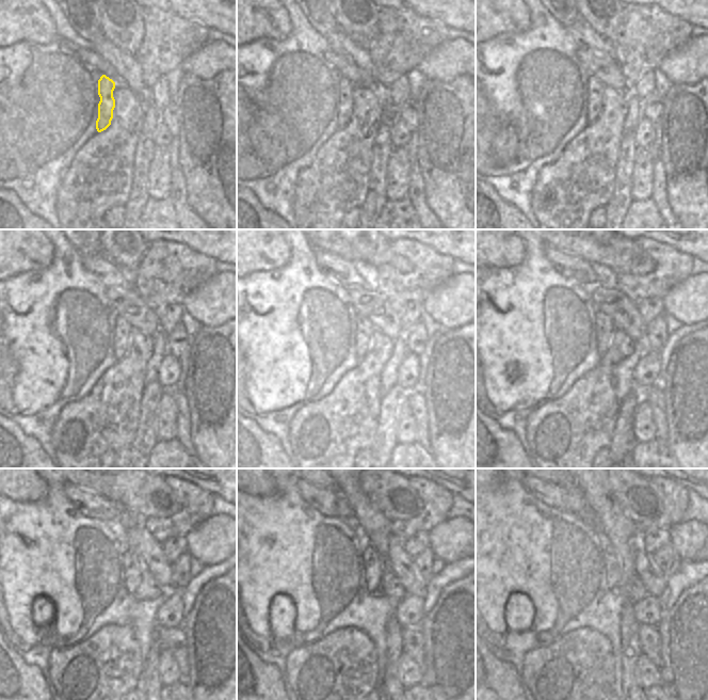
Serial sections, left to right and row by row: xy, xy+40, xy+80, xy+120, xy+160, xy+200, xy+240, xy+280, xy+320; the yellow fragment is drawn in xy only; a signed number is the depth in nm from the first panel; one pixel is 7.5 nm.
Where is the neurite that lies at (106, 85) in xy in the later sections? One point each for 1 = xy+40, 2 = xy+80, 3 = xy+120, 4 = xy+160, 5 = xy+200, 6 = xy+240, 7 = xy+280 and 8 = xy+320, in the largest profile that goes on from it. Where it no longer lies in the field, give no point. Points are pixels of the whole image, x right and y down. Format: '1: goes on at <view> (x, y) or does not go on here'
1: goes on at xy+40 (346, 100)
2: goes on at xy+80 (595, 89)
3: goes on at xy+120 (123, 331)
4: goes on at xy+160 (365, 329)
5: goes on at xy+200 (606, 328)
6: goes on at xy+240 (132, 571)
7: goes on at xy+280 (373, 573)
8: goes on at xy+320 (611, 557)

